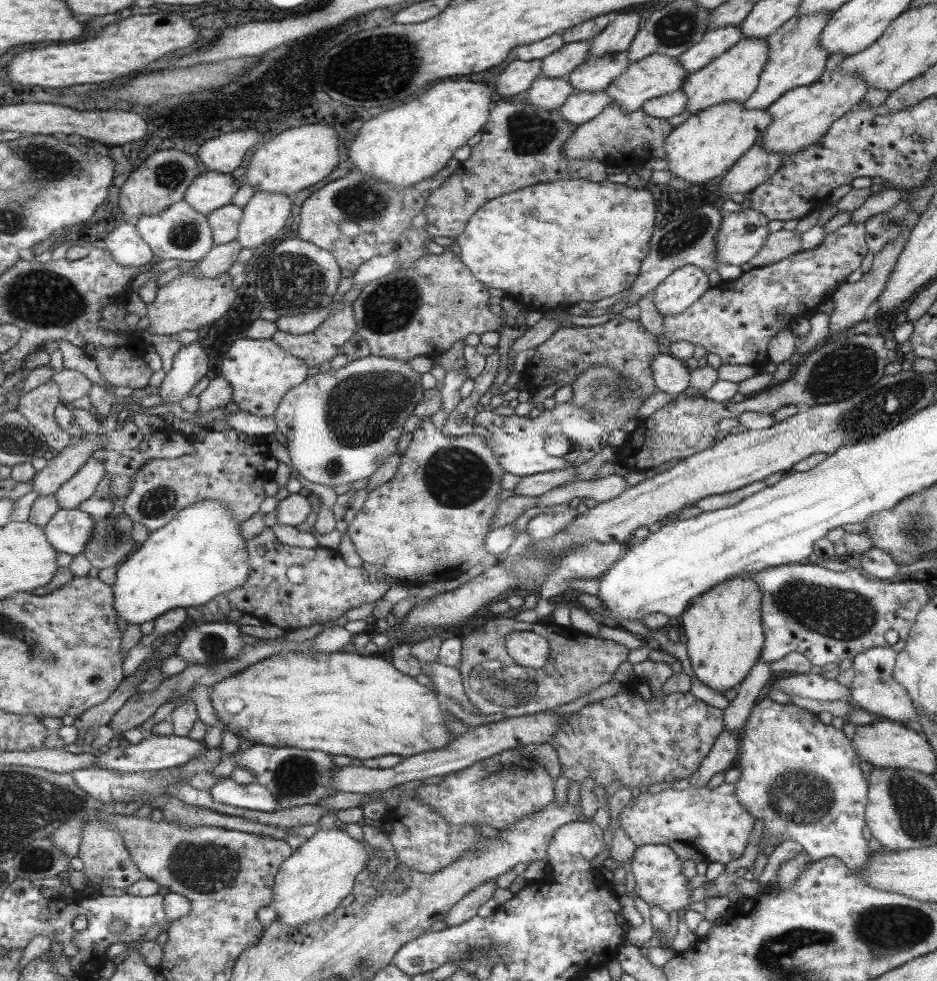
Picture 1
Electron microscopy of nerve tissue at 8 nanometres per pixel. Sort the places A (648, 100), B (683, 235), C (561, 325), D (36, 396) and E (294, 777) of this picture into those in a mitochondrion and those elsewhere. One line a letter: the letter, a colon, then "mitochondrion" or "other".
A: other
B: mitochondrion
C: other
D: other
E: mitochondrion

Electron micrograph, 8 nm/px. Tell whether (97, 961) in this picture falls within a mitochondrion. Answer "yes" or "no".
no

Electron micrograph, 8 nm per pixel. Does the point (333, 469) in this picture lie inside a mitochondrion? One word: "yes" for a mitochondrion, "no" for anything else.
yes

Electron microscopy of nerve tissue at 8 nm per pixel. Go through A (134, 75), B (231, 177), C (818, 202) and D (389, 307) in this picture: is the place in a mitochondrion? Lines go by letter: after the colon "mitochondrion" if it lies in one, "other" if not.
A: other
B: other
C: other
D: mitochondrion

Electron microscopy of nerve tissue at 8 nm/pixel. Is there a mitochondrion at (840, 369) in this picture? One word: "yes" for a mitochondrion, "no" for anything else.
yes

